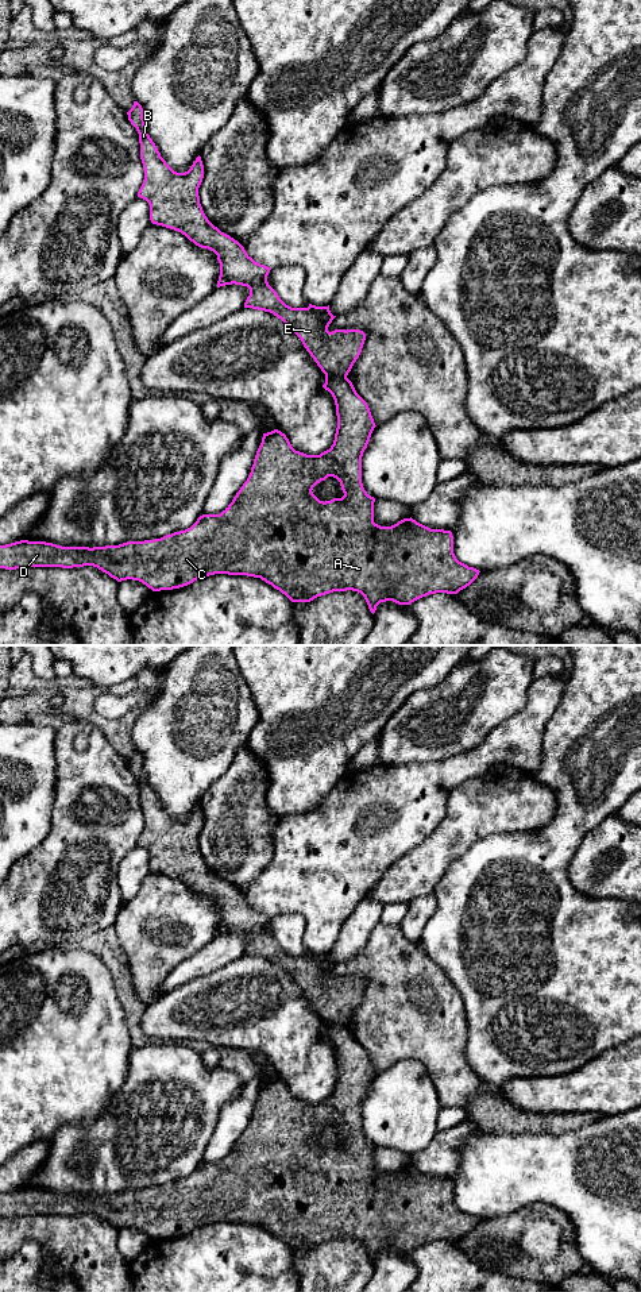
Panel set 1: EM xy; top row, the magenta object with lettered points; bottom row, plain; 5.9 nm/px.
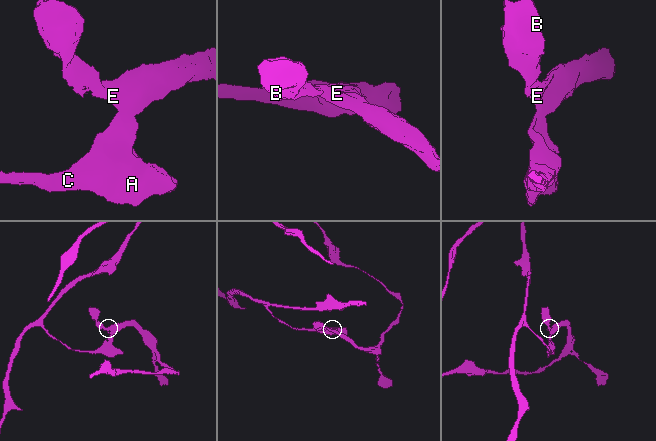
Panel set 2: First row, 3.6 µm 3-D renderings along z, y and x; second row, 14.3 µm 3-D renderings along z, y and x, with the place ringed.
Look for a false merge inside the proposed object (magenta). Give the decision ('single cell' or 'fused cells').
fused cells

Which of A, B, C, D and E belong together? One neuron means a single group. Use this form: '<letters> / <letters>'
A C D / B E

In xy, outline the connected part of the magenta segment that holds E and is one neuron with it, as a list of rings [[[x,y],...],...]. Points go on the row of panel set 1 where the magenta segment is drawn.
[[[134,101],[127,115],[139,134],[144,180],[138,197],[148,203],[151,223],[178,231],[196,246],[213,251],[220,263],[217,288],[232,284],[247,286],[250,296],[244,308],[270,312],[281,319],[301,339],[325,375],[347,378],[362,352],[366,333],[360,329],[329,332],[328,327],[336,317],[329,305],[286,305],[267,282],[271,269],[255,262],[238,240],[221,232],[205,216],[198,196],[204,178],[201,157],[188,171],[174,171],[147,134],[142,105]]]

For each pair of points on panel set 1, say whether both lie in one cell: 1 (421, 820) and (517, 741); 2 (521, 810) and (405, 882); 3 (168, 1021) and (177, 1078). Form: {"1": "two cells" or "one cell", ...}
{"1": "one cell", "2": "one cell", "3": "two cells"}

